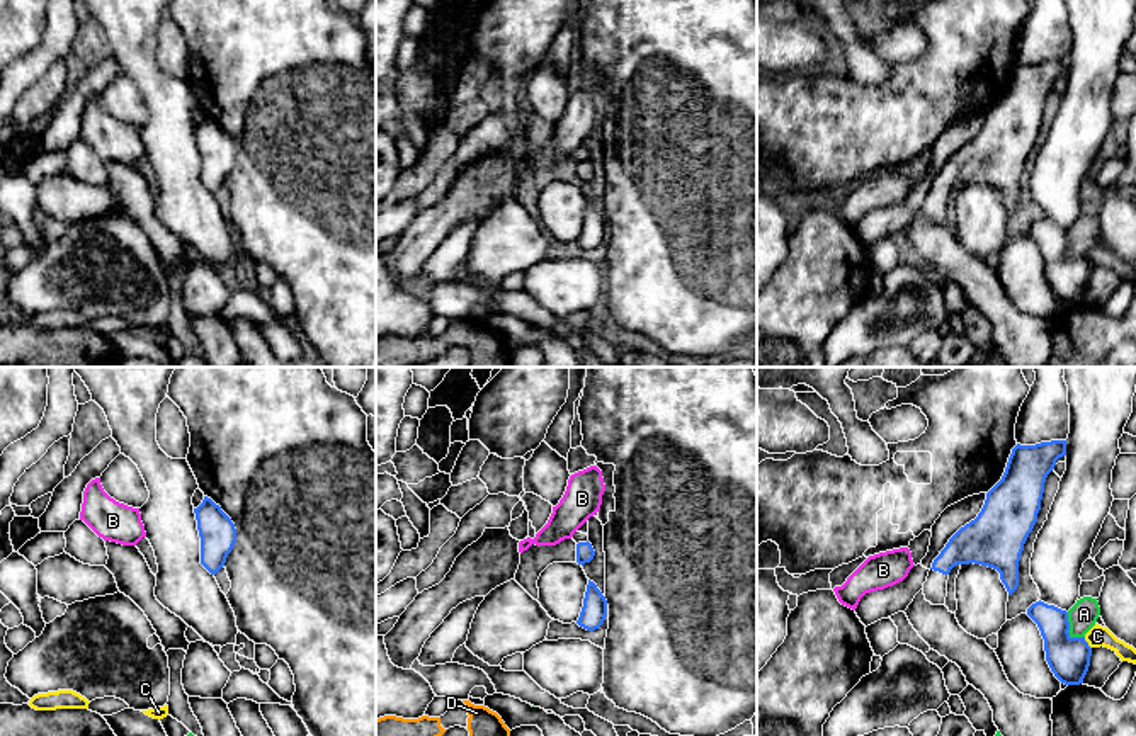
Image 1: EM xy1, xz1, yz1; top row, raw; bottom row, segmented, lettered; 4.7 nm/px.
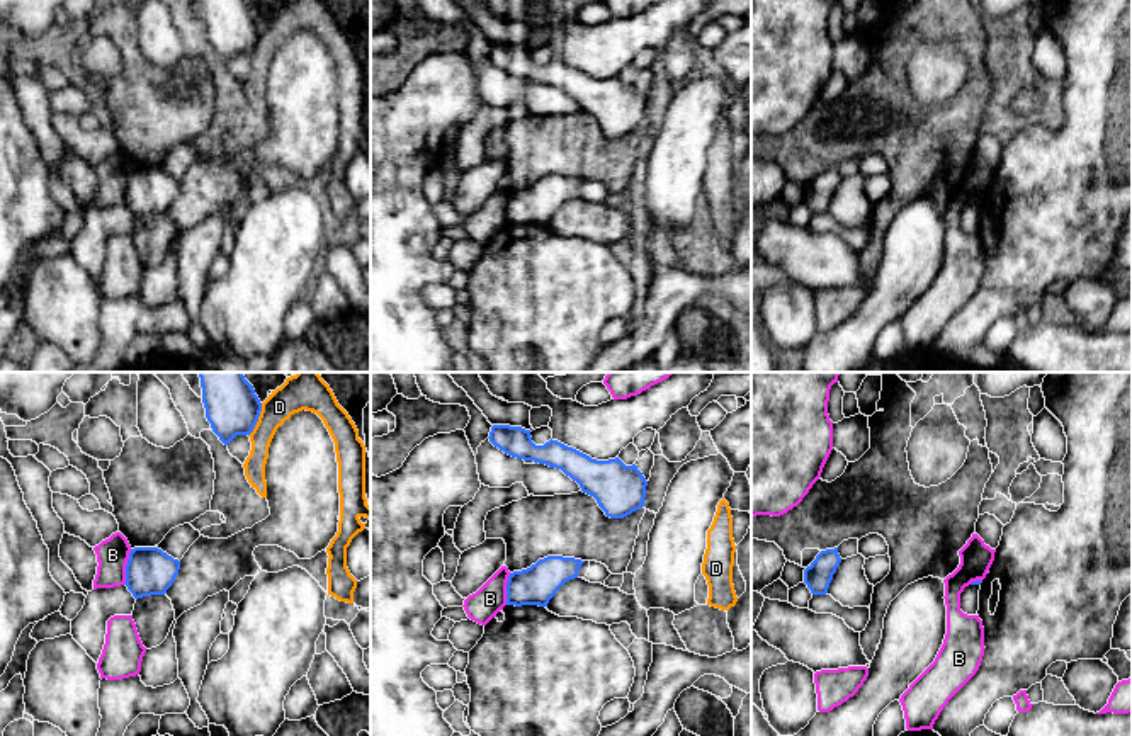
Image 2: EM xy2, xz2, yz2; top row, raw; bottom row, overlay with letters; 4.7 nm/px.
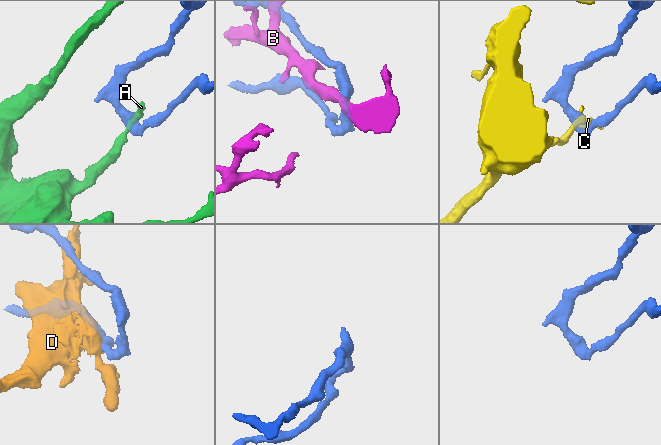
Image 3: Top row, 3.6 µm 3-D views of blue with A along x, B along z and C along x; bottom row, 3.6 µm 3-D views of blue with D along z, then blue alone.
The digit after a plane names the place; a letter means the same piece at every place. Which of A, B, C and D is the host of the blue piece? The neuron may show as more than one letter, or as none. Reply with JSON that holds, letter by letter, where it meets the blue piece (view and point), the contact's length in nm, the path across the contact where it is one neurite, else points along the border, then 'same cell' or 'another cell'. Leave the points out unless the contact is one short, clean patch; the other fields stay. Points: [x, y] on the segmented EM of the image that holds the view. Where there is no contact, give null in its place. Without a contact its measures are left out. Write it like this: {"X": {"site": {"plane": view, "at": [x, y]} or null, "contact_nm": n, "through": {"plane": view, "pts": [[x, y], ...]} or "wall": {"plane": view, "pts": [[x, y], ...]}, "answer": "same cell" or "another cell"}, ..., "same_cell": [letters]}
{"A": {"site": {"plane": "yz1", "at": [1068, 629]}, "contact_nm": 150, "wall": {"plane": "yz1", "pts": [[1067, 612], [1068, 633], [1084, 638]]}, "answer": "another cell"}, "B": {"site": {"plane": "xy2", "at": [126, 566]}, "contact_nm": 170, "wall": {"plane": "xy2", "pts": [[131, 549], [123, 583]]}, "answer": "another cell"}, "C": {"site": {"plane": "yz1", "at": [1087, 643]}, "contact_nm": 70, "wall": {"plane": "yz1", "pts": [[1084, 638], [1090, 648]]}, "answer": "another cell"}, "D": {"site": {"plane": "xy2", "at": [257, 420]}, "contact_nm": 170, "answer": "another cell"}, "same_cell": []}

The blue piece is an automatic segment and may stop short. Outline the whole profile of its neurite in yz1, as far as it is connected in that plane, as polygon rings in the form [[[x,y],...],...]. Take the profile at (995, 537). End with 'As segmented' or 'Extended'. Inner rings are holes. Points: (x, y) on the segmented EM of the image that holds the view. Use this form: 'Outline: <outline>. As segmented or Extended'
Outline: [[[1066,440],[1017,444],[1002,479],[986,493],[978,517],[961,527],[934,559],[925,600],[946,605],[949,573],[957,564],[981,564],[1000,573],[1008,595],[1019,586],[1019,561],[1032,532],[1048,474],[1066,456]]]. Extended

